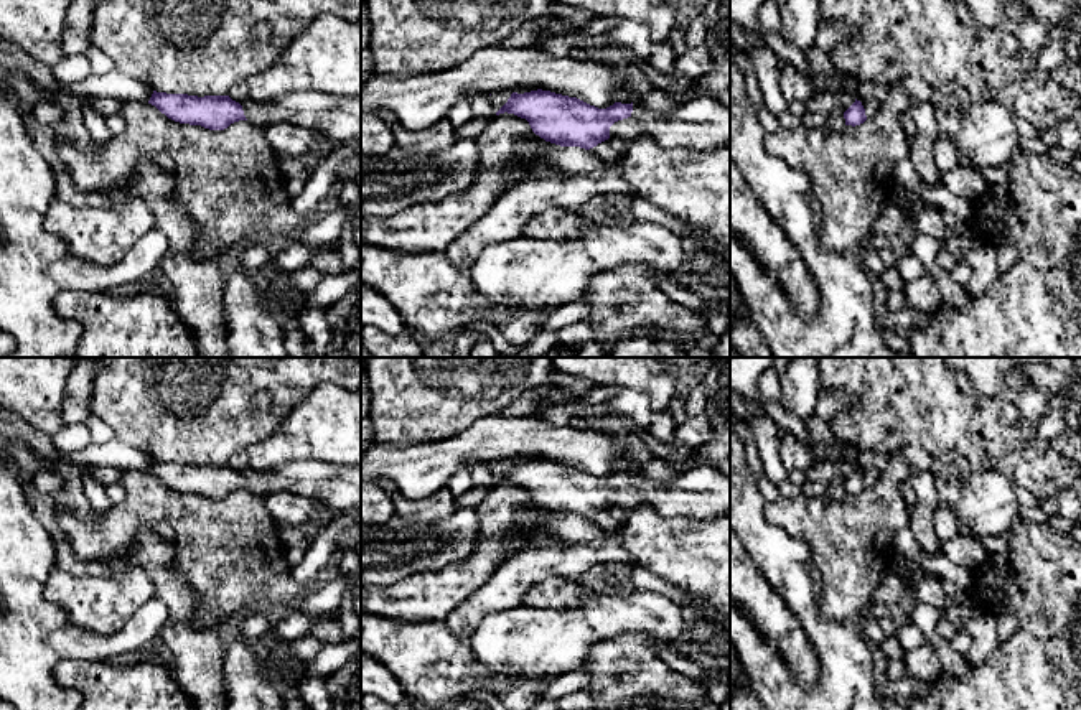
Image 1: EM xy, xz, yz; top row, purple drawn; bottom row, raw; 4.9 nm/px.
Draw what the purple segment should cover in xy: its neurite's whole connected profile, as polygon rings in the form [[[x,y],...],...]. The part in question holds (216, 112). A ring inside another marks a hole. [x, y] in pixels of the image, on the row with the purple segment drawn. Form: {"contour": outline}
{"contour": [[[153,91],[148,104],[175,122],[209,130],[224,130],[239,120],[265,127],[290,122],[316,128],[339,143],[361,137],[361,97],[305,91],[285,94],[267,104],[250,97],[239,104],[229,96],[198,97]]]}

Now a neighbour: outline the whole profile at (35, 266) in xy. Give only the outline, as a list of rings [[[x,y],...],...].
[[[0,87],[0,329],[15,339],[8,357],[66,357],[76,353],[81,328],[54,311],[63,290],[109,292],[115,287],[152,278],[168,255],[168,241],[153,229],[115,265],[101,267],[71,254],[64,241],[44,229],[56,198],[56,175],[33,145],[18,105]]]

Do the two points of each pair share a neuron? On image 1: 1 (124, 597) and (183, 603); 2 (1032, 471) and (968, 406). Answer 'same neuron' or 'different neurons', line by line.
1: different neurons
2: same neuron

